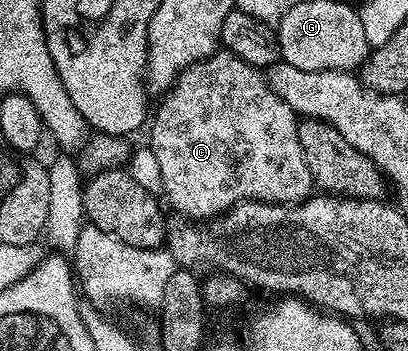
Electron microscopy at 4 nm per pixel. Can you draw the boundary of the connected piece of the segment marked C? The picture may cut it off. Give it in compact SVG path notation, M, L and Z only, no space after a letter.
M219 49L207 59L193 63L178 76L173 87L161 96L162 104L158 112L153 112L155 123L149 124L150 139L148 145L152 153L156 153L156 161L160 164L160 177L164 177L162 191L166 199L179 211L179 216L189 217L194 221L205 221L220 215L225 210L222 205L220 181L226 181L226 173L232 165L232 147L234 147L234 121L240 117L240 105L252 105L258 99L266 99L270 103L268 93L273 93L269 82L260 76L259 68L248 65L238 55L225 49Z

